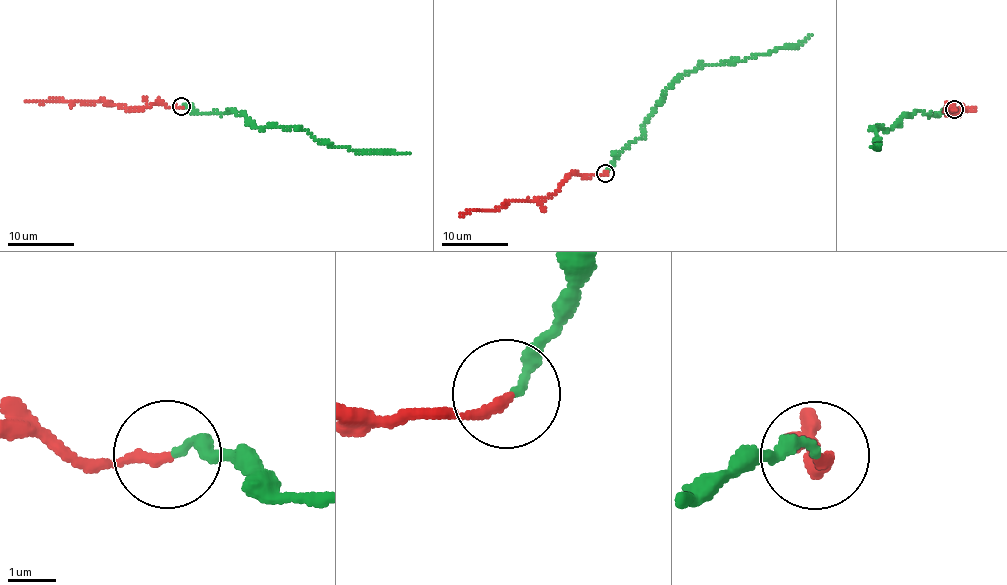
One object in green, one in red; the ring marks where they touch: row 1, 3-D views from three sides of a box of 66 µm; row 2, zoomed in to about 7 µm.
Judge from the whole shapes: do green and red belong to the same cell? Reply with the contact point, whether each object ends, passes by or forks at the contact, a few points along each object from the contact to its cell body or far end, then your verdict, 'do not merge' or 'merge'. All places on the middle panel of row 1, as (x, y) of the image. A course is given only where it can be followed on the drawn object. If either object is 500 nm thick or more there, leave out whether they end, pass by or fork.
place (605, 173); green ends; red ends; course green (607, 172), (620, 152), (642, 136), (642, 124), (653, 107), (682, 75), (797, 47), (811, 35); course red (605, 172), (586, 176), (574, 172), (559, 190), (546, 198), (510, 200), (495, 210), (469, 211), (459, 216); do not merge

